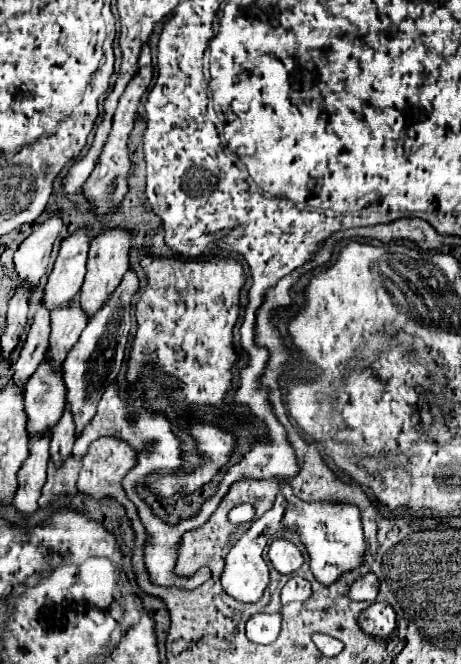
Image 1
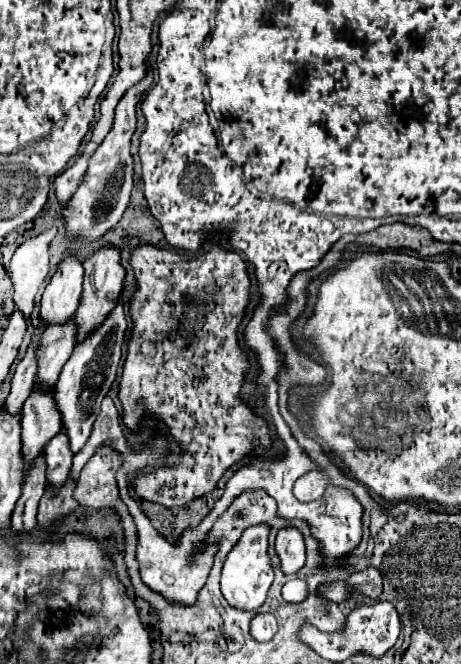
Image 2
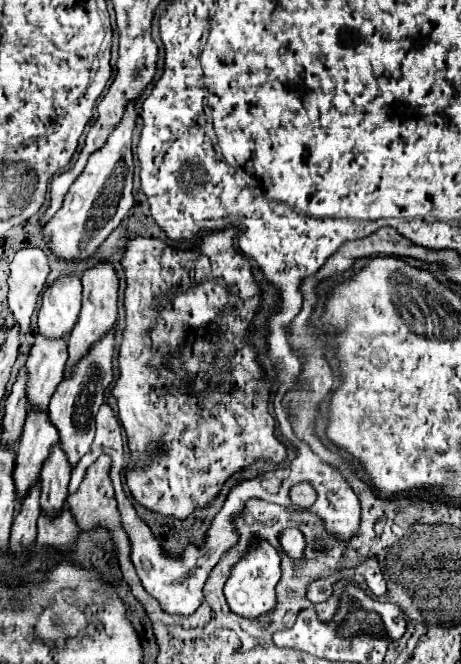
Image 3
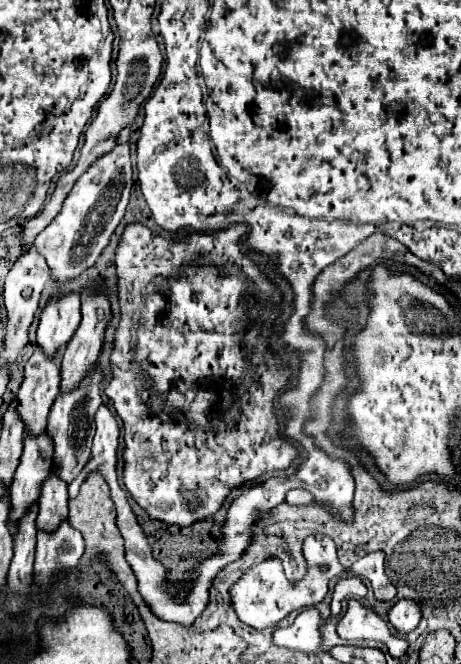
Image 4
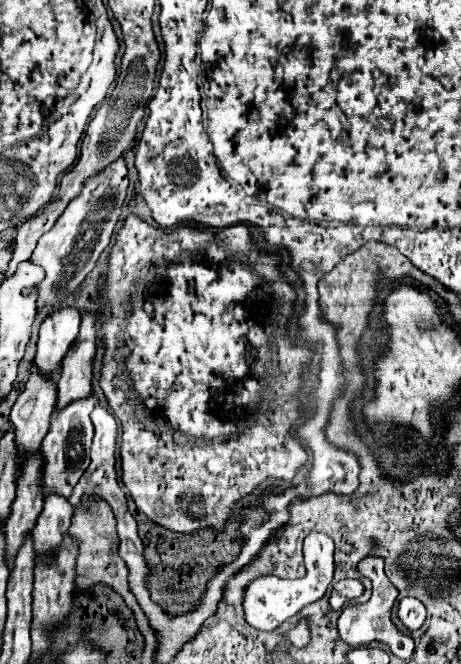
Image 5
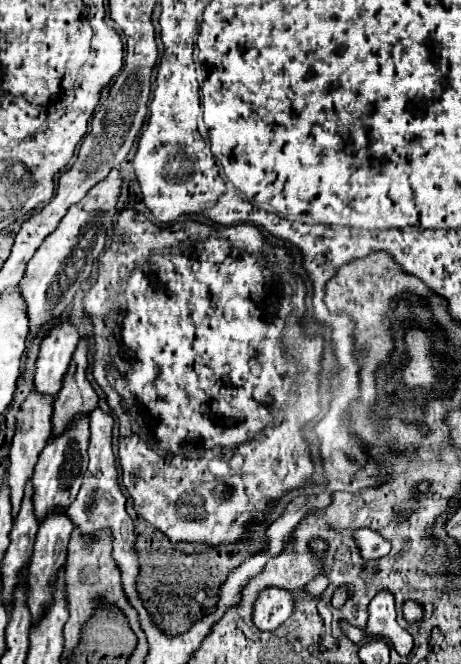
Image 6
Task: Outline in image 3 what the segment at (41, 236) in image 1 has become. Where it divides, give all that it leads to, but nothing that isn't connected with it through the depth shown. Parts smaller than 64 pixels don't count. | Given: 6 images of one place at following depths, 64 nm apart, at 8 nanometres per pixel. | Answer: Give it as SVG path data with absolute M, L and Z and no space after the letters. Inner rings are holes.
M38 248L20 250L10 264L8 308L20 328L20 334L26 334L30 328L30 318L36 310L38 296L46 286L48 272L46 252Z

